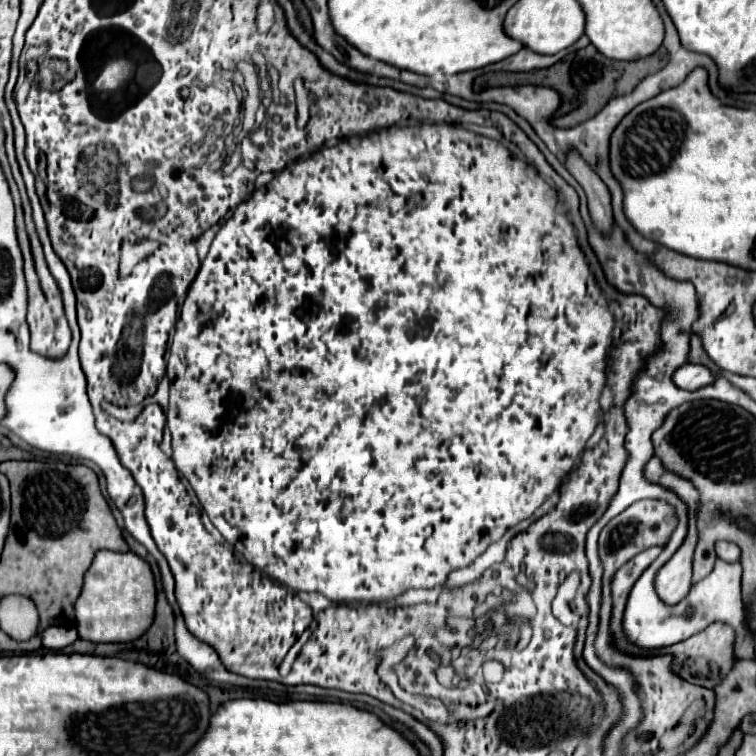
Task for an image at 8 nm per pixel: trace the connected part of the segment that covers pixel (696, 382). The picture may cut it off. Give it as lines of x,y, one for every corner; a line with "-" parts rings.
683,365
675,371
673,375
673,383
679,387
679,389
687,389
687,391
695,391
699,387
705,387
713,381
715,377
709,373
707,367
703,365

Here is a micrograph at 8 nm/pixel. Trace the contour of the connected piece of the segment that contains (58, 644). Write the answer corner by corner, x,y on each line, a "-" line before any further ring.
49,627
41,633
41,643
45,649
63,649
77,641
75,627

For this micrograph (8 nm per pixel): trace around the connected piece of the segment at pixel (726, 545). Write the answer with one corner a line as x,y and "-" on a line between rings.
719,541
719,543
715,543
715,553
717,553
717,557
721,557
727,563
739,561
739,557
741,557
739,547
735,543
731,543
731,541

